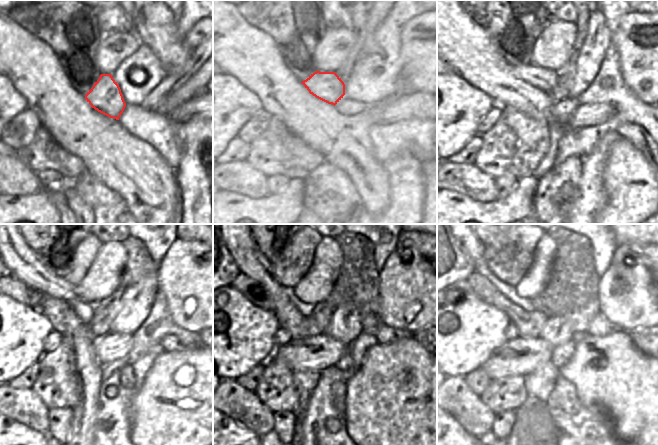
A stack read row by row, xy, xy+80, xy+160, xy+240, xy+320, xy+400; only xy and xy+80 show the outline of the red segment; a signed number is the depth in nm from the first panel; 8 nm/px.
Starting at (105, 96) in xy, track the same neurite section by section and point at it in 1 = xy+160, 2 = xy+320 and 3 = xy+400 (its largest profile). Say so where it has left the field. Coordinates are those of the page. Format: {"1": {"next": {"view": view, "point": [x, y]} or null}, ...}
{"1": {"next": {"view": "xy+160", "point": [542, 79]}}, "2": {"next": {"view": "xy+320", "point": [251, 265]}}, "3": {"next": {"view": "xy+400", "point": [474, 257]}}}

